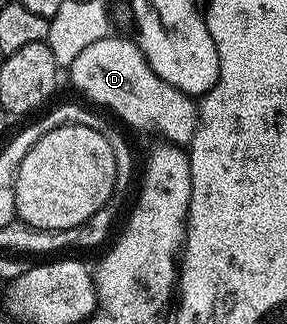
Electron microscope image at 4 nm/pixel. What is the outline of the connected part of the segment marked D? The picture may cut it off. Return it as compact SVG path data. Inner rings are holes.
M108 37L88 45L69 66L71 83L99 107L108 107L117 118L139 131L152 131L171 145L190 144L199 127L197 103L192 96L159 79L147 64L138 42Z

